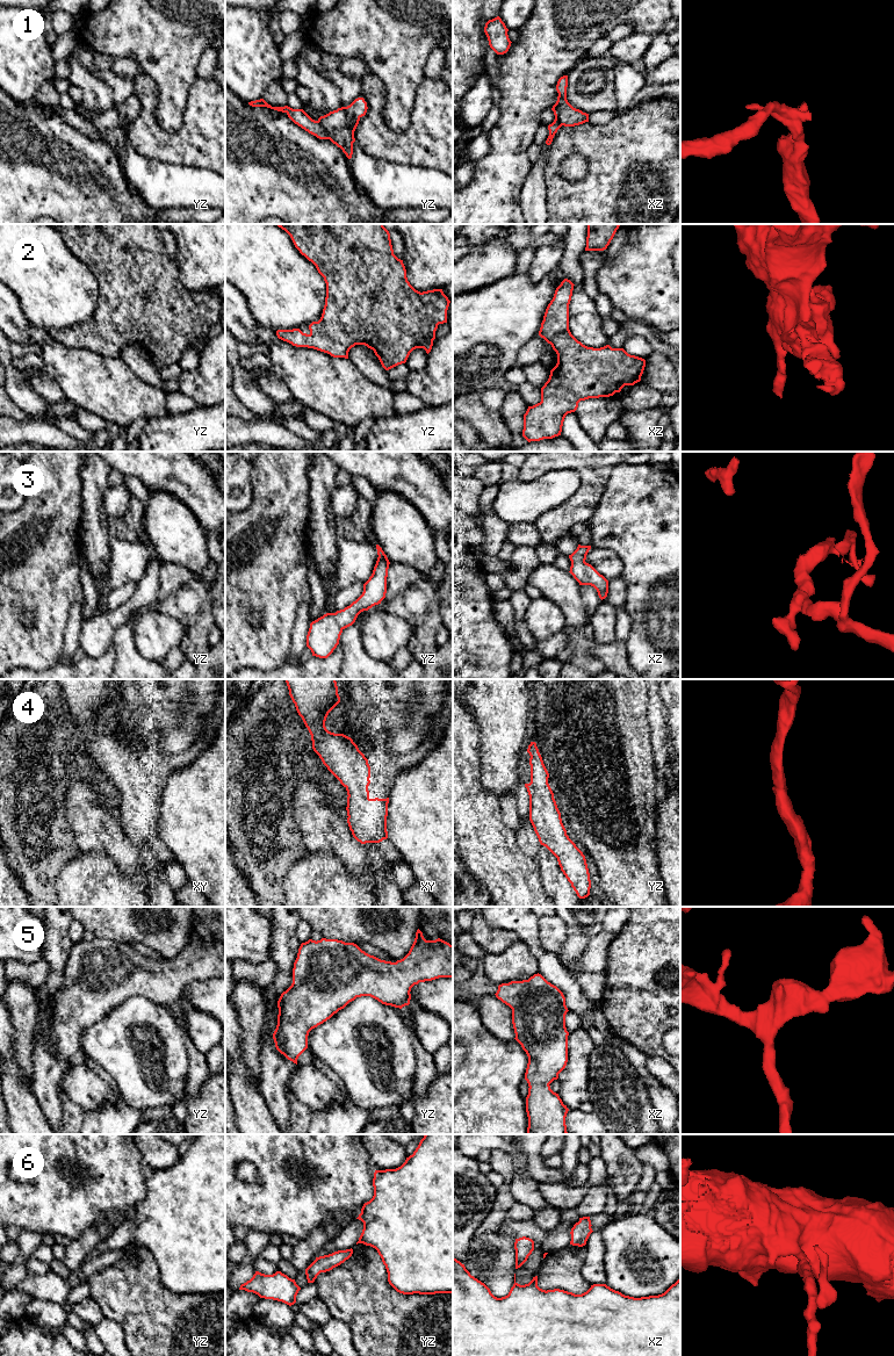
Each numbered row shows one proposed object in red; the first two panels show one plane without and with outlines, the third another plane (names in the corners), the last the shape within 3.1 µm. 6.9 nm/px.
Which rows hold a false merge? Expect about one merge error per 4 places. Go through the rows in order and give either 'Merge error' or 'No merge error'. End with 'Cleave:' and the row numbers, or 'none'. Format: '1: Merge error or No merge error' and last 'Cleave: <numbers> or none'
1: Merge error
2: No merge error
3: No merge error
4: No merge error
5: No merge error
6: No merge error
Cleave: 1

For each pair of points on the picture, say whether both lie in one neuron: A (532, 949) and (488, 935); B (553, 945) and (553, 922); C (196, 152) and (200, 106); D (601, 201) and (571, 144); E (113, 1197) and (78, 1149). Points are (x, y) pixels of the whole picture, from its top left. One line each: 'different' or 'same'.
A: different
B: same
C: same
D: same
E: same

